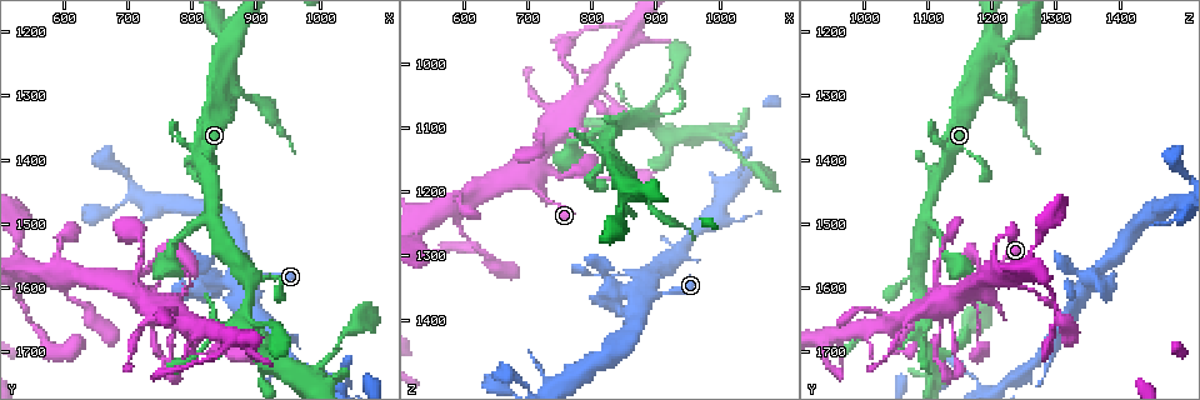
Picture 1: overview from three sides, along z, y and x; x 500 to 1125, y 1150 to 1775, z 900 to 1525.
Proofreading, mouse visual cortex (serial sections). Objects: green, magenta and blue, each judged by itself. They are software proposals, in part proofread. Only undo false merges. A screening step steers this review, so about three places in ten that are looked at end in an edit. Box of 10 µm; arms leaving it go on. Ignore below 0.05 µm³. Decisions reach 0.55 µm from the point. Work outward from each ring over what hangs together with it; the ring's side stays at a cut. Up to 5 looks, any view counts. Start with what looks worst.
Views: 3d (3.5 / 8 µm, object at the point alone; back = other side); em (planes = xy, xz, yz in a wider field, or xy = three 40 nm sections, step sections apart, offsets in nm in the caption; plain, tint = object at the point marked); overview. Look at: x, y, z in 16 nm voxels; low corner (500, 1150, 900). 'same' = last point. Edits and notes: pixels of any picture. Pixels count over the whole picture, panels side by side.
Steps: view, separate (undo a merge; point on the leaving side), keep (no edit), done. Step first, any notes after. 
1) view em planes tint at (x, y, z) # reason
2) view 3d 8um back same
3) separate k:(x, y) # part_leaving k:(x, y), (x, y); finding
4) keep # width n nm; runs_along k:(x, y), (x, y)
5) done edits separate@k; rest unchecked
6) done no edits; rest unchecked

view 3d 3.5um at (830, 1685, 1100) # narrows sharply

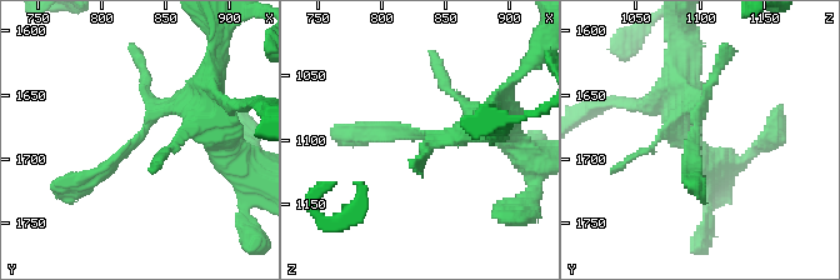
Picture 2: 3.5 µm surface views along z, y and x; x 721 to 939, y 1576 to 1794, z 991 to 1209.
keep # runs_along 2:(199, 94), (153, 114), (103, 171), (65, 186); all the same cell

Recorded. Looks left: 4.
view 3d 3.5um at (865, 1625, 1330) # sharp bend

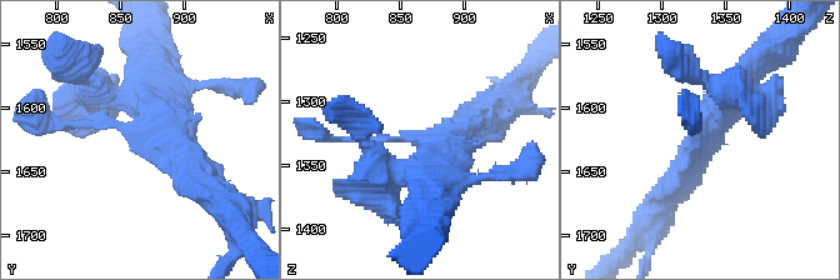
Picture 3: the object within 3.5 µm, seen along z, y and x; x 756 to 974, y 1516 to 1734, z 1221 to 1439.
keep # runs_along 3:(465, 180), (430, 141), (338, 138); all the same cell

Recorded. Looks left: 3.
done no edits; rest unchecked

